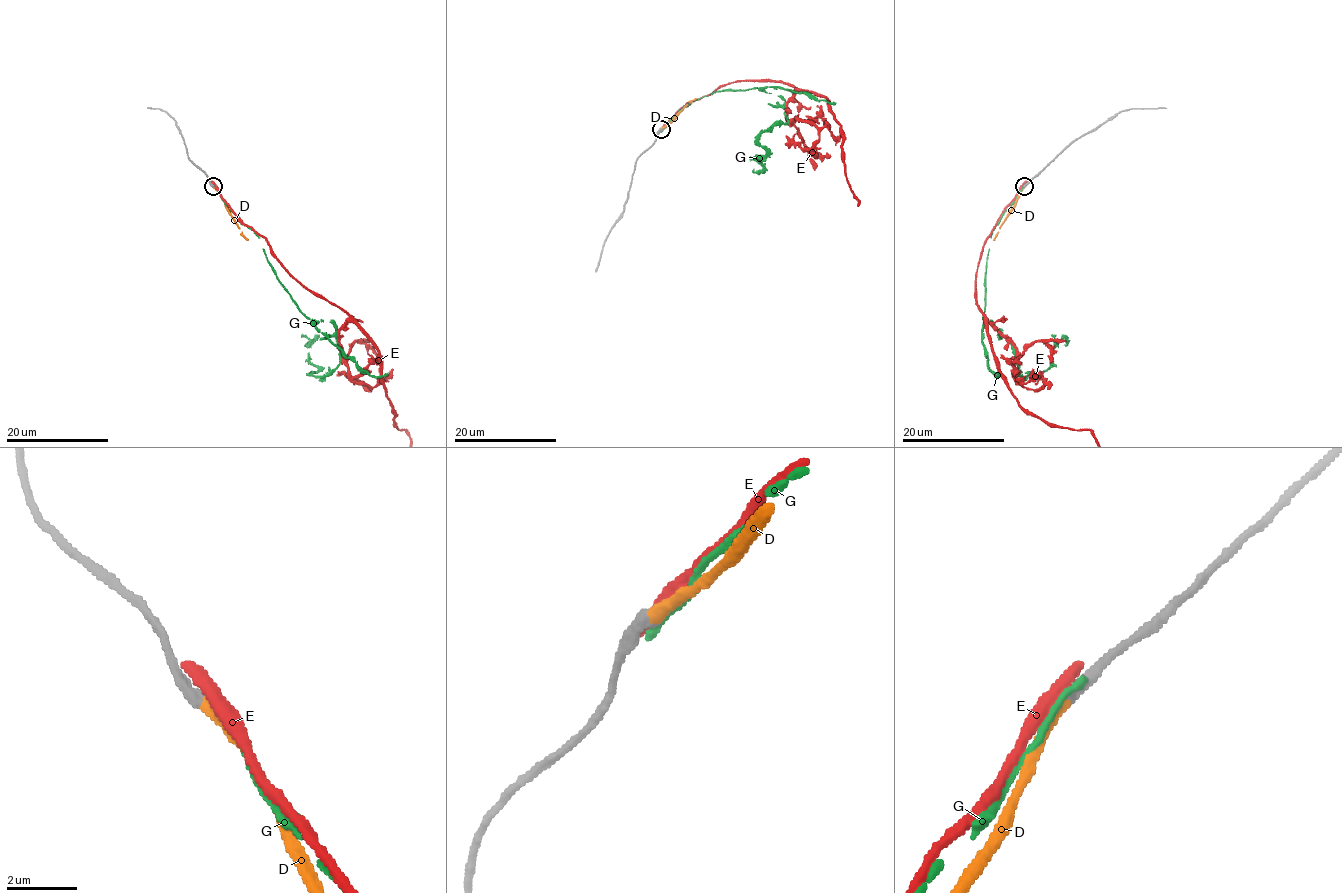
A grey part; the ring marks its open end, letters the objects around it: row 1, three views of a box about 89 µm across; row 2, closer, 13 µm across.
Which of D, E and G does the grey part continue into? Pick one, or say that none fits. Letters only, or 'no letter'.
D

